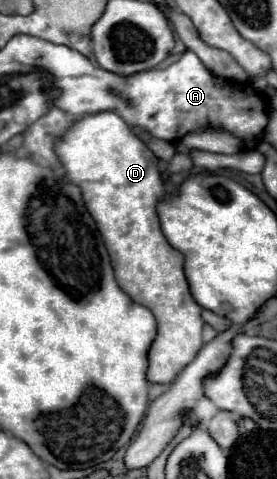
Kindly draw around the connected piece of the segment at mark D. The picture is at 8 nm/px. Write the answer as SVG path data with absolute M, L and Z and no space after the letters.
M102 111L94 115L84 115L80 121L76 121L72 127L66 129L66 133L56 141L54 145L56 155L60 163L66 169L66 177L80 187L84 205L92 219L98 225L98 231L104 239L104 245L108 249L118 285L124 293L130 295L132 301L148 307L158 323L158 335L148 351L148 381L152 383L172 383L176 375L194 359L198 349L202 347L202 327L204 321L200 317L200 305L194 303L188 281L184 277L182 265L184 257L180 251L176 251L164 237L160 229L160 219L156 213L156 205L160 197L166 197L162 177L158 171L158 157L148 149L148 145L132 133L128 123L120 119L114 111Z

